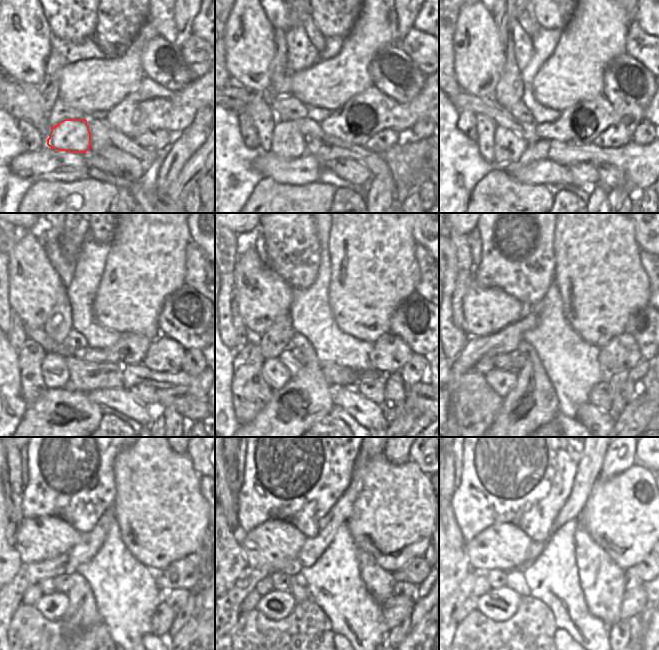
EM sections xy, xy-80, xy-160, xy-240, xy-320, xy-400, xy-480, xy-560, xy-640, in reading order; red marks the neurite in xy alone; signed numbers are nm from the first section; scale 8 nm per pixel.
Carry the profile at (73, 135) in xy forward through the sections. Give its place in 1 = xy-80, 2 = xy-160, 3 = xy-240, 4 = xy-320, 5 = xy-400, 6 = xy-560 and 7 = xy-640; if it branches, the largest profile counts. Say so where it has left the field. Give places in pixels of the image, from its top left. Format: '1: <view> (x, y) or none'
1: xy-80 (287, 142)
2: xy-160 (507, 146)
3: xy-240 (54, 370)
4: xy-320 (275, 374)
5: xy-400 (501, 381)
6: xy-560 (275, 605)
7: xy-640 (500, 604)

